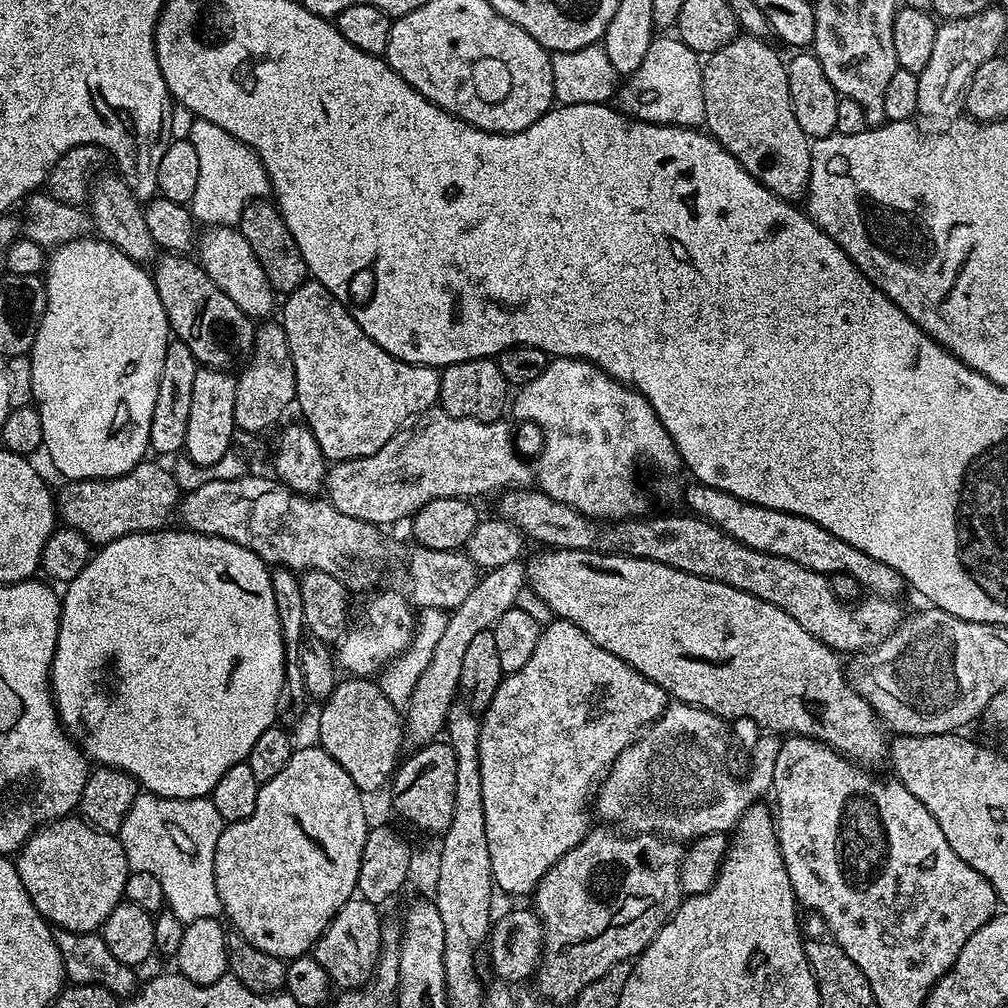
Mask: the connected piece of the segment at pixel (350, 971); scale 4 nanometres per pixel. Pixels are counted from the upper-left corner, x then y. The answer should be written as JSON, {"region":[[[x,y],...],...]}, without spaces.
{"region":[[[348,900],[318,938],[314,949],[316,961],[320,963],[322,970],[326,970],[329,981],[335,987],[337,984],[337,989],[362,988],[371,980],[382,947],[380,912],[381,909],[369,900]]]}

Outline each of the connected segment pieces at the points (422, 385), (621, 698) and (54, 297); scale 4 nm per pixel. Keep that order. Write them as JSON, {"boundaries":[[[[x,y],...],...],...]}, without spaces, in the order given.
{"boundaries":[[[[305,280],[298,290],[283,297],[282,308],[283,304],[282,323],[296,375],[295,407],[300,408],[303,423],[313,432],[326,461],[353,460],[374,454],[374,450],[382,450],[394,433],[439,401],[440,372],[437,369],[427,364],[402,362],[382,350],[382,346],[369,338],[358,322],[354,322],[348,308],[317,280]]],[[[553,619],[543,625],[538,646],[534,646],[534,654],[526,661],[526,666],[517,672],[509,672],[500,681],[498,690],[490,702],[490,706],[484,709],[480,721],[480,741],[478,742],[478,758],[482,770],[482,810],[486,810],[486,846],[490,846],[490,870],[492,882],[497,889],[509,892],[512,896],[524,896],[535,893],[540,879],[574,846],[584,841],[590,831],[588,825],[588,812],[584,809],[584,799],[592,788],[592,783],[607,770],[613,763],[619,761],[623,752],[632,745],[634,737],[643,732],[649,724],[655,722],[670,703],[668,693],[663,692],[654,682],[650,682],[638,670],[631,668],[622,658],[610,654],[610,650],[602,650],[588,635],[578,626],[574,626],[568,620]]],[[[81,238],[65,244],[57,244],[51,249],[46,260],[46,275],[43,277],[46,290],[46,310],[38,326],[31,350],[32,377],[34,390],[32,399],[34,407],[40,411],[42,418],[43,451],[48,451],[52,464],[65,476],[65,481],[77,480],[112,480],[115,476],[124,476],[134,466],[138,466],[149,455],[148,439],[150,438],[150,418],[154,418],[154,398],[158,398],[158,382],[162,374],[162,358],[166,358],[166,346],[170,339],[170,329],[162,298],[158,298],[156,284],[152,281],[149,269],[131,260],[122,250],[113,244],[107,244],[103,238]]]]}

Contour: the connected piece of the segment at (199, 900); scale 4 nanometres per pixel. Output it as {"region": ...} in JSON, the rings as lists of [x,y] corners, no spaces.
{"region":[[[141,791],[134,798],[122,822],[118,839],[126,854],[129,869],[133,872],[154,874],[154,878],[158,878],[158,883],[162,886],[167,911],[173,912],[184,925],[187,925],[196,919],[210,919],[221,915],[220,899],[214,882],[214,850],[218,850],[218,838],[225,827],[222,814],[218,814],[214,802],[207,796],[179,800]]]}

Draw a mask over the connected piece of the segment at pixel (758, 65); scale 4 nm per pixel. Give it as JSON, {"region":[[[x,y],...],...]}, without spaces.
{"region":[[[747,34],[737,35],[726,46],[711,53],[703,61],[700,74],[700,96],[704,100],[703,127],[709,136],[734,154],[738,162],[754,179],[762,182],[766,190],[778,194],[784,200],[799,201],[808,191],[810,178],[810,138],[798,126],[794,118],[794,106],[790,102],[790,86],[785,61],[768,45],[767,39]]]}

